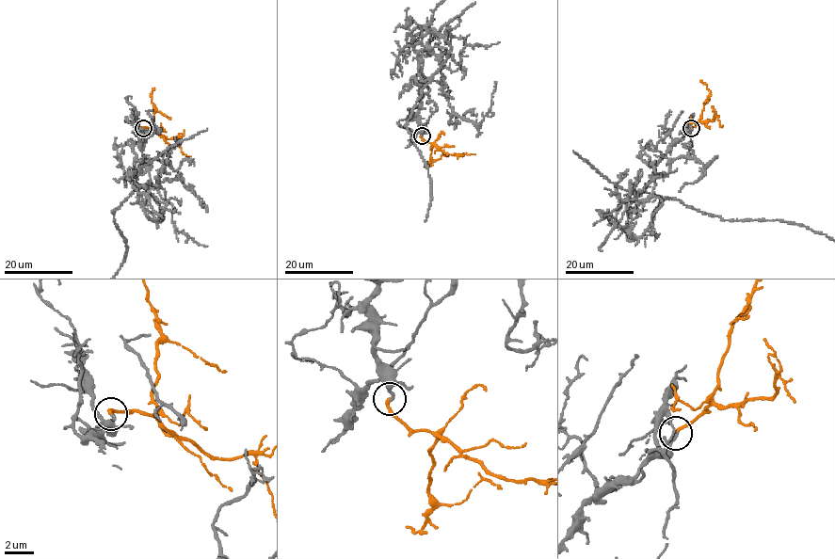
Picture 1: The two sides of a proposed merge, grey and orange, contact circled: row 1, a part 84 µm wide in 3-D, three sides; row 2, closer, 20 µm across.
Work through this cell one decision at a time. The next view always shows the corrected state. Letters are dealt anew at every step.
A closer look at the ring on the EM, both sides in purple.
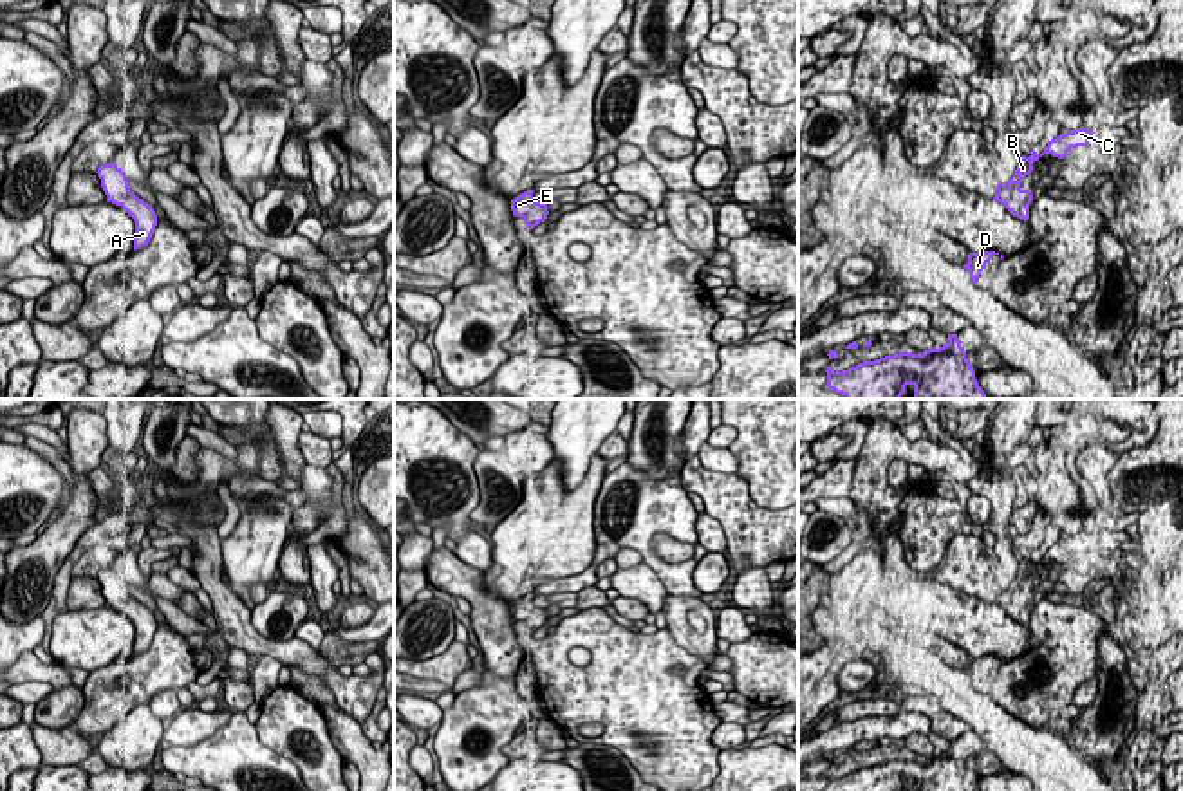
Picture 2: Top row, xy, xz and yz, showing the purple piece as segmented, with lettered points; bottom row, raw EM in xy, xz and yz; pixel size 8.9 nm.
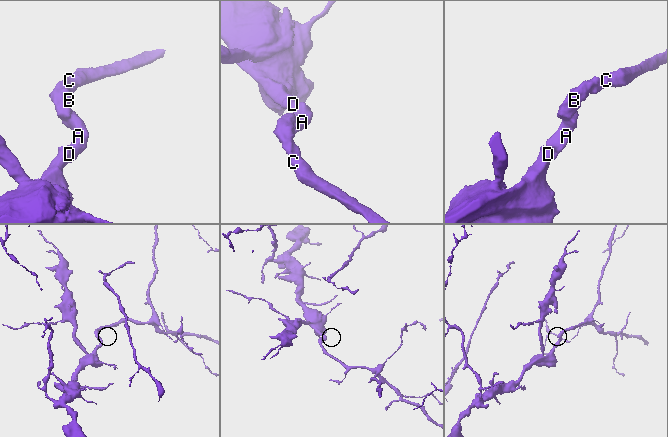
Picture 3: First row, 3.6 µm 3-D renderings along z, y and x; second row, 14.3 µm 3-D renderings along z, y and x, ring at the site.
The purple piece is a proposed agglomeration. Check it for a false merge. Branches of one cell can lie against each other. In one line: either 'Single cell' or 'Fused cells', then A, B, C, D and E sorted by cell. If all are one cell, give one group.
Single cell. Groups: A B C D E

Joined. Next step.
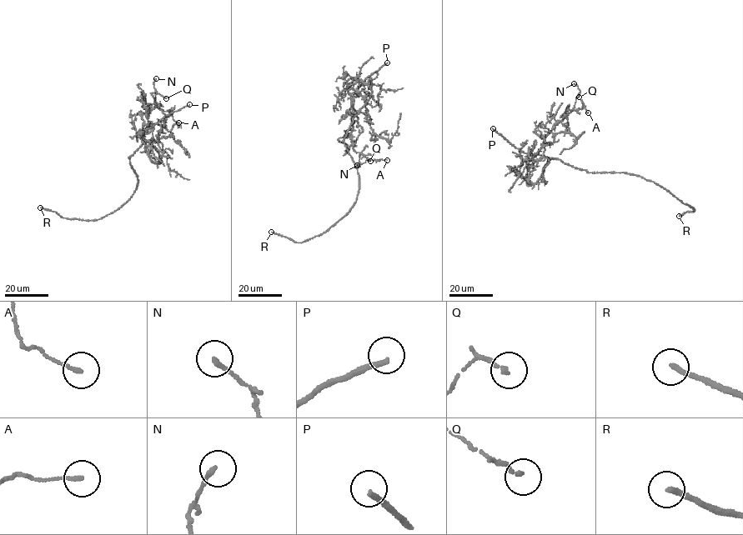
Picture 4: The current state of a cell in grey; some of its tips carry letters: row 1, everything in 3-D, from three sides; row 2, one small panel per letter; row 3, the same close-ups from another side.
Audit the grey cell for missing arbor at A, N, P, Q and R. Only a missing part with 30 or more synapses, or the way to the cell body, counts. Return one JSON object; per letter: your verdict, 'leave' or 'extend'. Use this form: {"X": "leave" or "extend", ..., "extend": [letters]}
{"A": "leave", "N": "leave", "P": "extend", "Q": "leave", "R": "extend", "extend": ["P", "R"]}

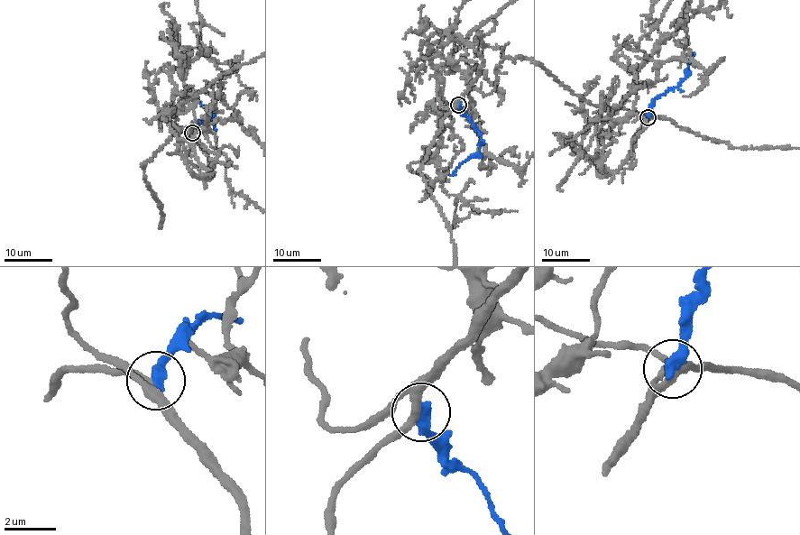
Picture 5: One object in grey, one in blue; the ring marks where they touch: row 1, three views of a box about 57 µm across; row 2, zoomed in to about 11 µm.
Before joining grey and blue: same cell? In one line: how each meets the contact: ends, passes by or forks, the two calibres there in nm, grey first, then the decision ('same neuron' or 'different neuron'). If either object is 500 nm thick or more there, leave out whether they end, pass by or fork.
calibres 240 and 500 nm; different neuron

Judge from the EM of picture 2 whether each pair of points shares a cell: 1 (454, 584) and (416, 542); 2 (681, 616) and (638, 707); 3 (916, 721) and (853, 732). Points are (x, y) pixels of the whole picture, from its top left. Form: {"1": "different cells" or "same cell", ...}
{"1": "different cells", "2": "different cells", "3": "same cell"}

